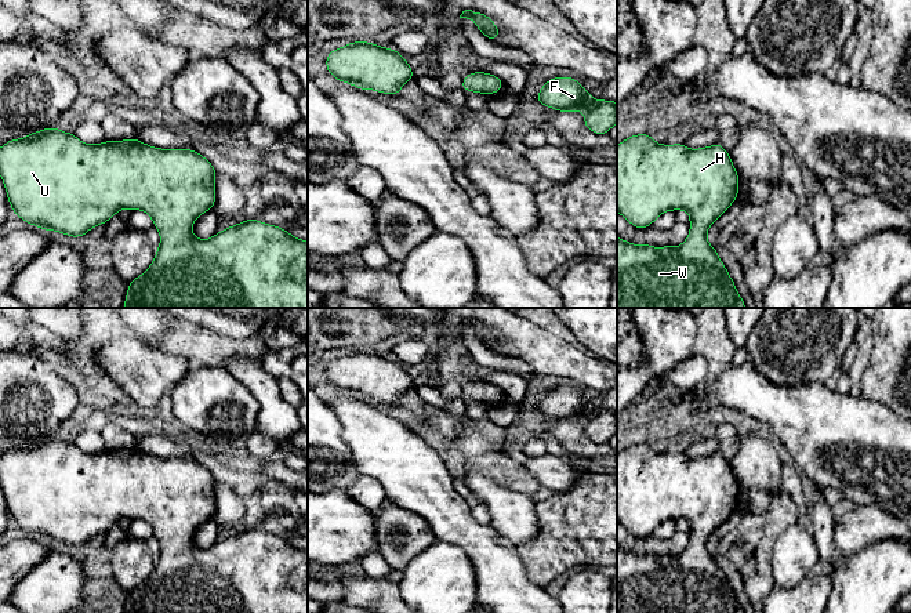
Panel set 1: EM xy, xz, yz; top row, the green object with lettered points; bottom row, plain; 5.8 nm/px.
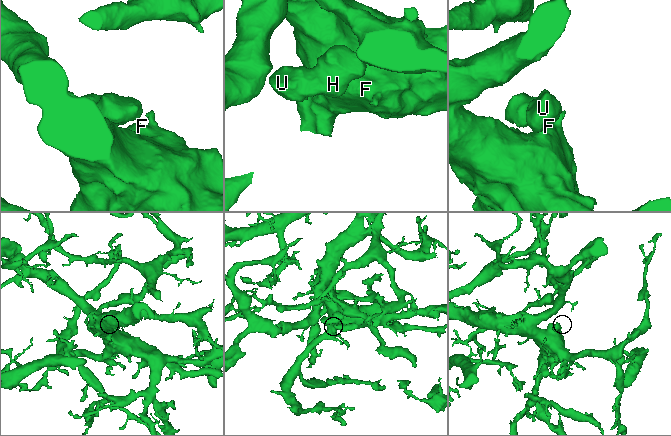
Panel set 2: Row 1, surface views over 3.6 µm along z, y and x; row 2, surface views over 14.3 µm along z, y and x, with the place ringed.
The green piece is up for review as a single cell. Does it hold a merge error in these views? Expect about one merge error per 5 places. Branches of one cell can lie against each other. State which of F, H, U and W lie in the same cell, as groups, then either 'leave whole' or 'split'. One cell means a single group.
F H U W; leave whole

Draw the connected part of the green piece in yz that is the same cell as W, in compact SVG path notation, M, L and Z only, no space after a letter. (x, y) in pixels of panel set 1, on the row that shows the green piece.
M649 133L625 138L617 145L617 213L634 228L649 228L668 210L689 213L690 232L679 246L632 244L617 236L617 308L747 308L718 251L707 240L708 228L738 197L740 177L730 153L719 144L689 149L683 142L657 144Z

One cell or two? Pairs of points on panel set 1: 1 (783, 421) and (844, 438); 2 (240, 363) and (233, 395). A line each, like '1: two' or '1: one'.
1: one
2: two

